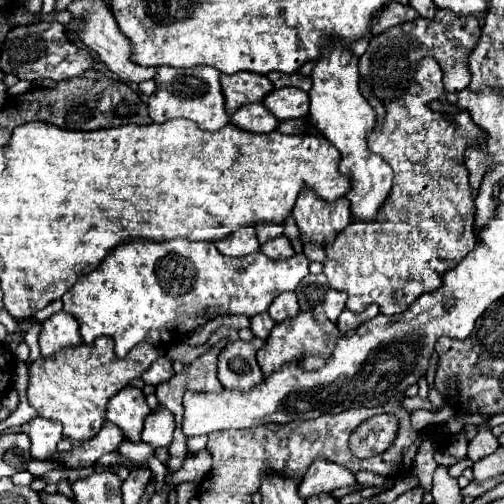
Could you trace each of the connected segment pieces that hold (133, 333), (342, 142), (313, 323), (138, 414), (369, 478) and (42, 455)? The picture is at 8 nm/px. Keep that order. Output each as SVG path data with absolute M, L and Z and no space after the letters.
M185 238L167 242L129 240L105 256L105 260L91 274L81 276L61 300L63 310L77 318L85 344L91 344L99 336L111 336L115 340L115 354L123 358L139 342L149 342L153 346L177 342L179 332L188 334L221 314L261 314L269 308L273 298L281 292L295 290L307 274L309 260L305 254L295 254L287 260L271 260L263 252L229 258L217 252L213 242L189 242Z
M333 44L333 48L325 48L325 52L321 52L321 60L317 60L311 70L313 88L309 90L309 118L311 124L339 150L339 170L349 174L349 180L353 180L353 188L345 194L345 198L351 202L353 218L367 222L373 220L379 206L385 202L391 190L393 172L389 164L367 146L369 128L375 126L375 112L359 92L357 64L359 58L351 52L351 48L341 48L341 44Z
M299 312L295 318L279 322L269 332L265 346L257 352L257 362L265 376L279 370L285 362L297 358L305 368L321 368L325 358L333 352L335 340L341 336L335 322L325 320L325 316L313 316L313 312Z
M125 386L121 392L117 392L117 396L109 400L105 418L117 424L131 442L139 442L139 434L143 430L143 422L145 416L149 416L149 412L151 408L147 406L141 388Z
M365 470L357 472L357 474L355 474L355 480L357 480L359 484L363 484L363 486L369 486L369 488L373 488L373 486L383 486L385 482L393 482L391 478L383 478L383 476L377 476L377 474L373 474L373 472L365 472Z
M37 416L21 426L21 430L31 440L31 456L35 460L47 460L53 452L57 452L57 442L61 440L61 422L47 420L43 416Z

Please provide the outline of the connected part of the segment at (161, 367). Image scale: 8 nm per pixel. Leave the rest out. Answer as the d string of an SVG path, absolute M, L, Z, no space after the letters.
M161 356L157 358L145 372L143 372L143 382L145 384L153 384L157 386L159 382L165 382L173 376L173 362L167 358L167 356Z

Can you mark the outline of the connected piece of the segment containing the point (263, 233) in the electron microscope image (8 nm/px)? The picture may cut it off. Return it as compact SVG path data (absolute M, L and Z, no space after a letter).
M255 224L255 230L257 230L257 238L259 242L267 242L271 238L277 238L283 234L283 224Z

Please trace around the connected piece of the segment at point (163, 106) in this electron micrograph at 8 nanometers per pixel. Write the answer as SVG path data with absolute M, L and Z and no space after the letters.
M195 66L195 68L157 68L155 74L155 92L149 96L149 116L153 122L161 124L173 118L187 118L195 122L201 130L215 132L229 124L229 116L225 112L225 98L219 84L219 72L215 68Z

